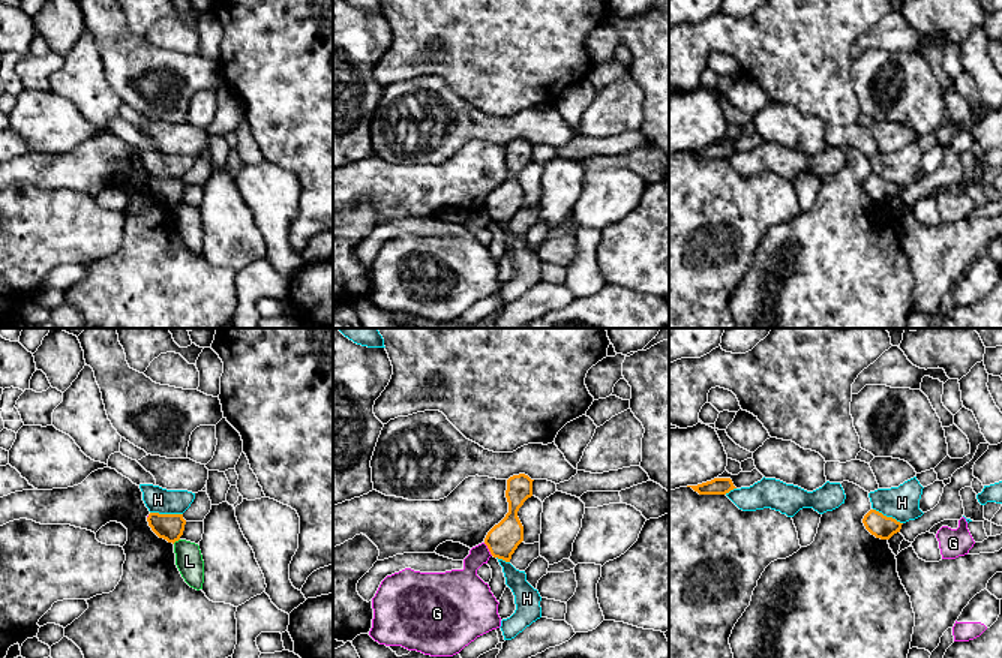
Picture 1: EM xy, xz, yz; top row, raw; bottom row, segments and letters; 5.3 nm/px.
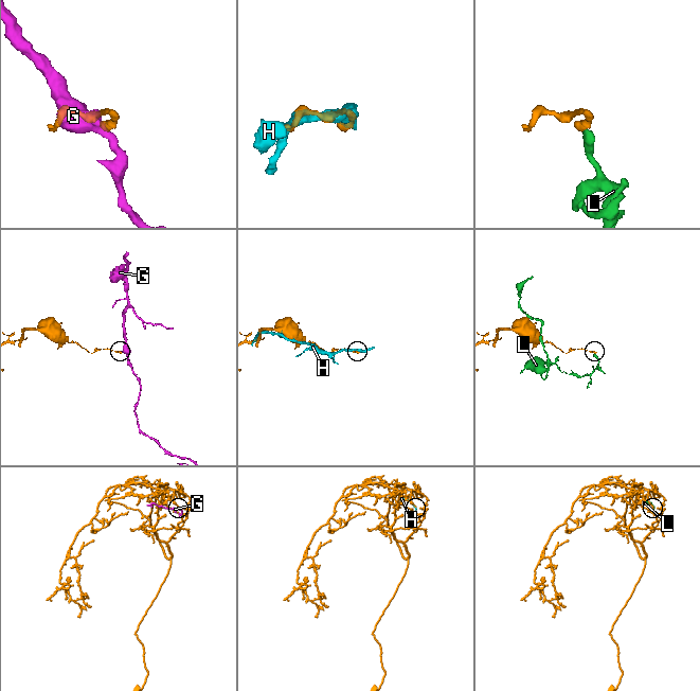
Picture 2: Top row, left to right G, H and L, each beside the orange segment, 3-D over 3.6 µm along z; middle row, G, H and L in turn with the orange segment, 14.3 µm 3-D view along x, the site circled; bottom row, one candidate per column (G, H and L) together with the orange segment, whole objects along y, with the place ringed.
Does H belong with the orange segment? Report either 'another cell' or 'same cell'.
another cell

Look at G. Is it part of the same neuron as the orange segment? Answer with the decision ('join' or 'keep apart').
keep apart

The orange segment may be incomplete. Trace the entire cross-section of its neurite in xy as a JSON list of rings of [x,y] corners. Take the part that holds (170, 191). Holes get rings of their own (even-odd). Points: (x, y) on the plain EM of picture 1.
[[[150,177],[147,181],[148,190],[159,201],[168,207],[176,207],[180,204],[184,195],[186,184],[183,178],[159,178]]]

